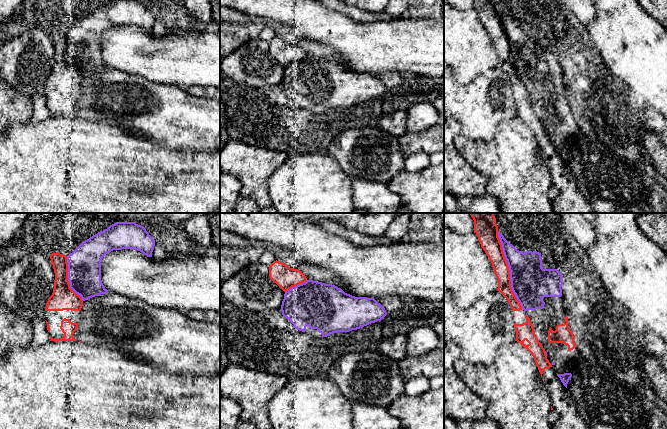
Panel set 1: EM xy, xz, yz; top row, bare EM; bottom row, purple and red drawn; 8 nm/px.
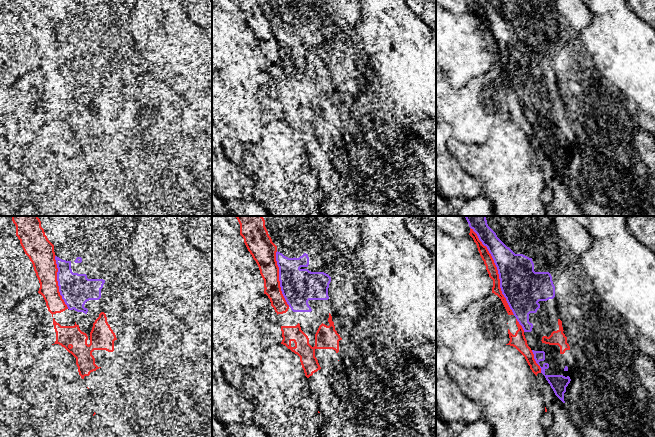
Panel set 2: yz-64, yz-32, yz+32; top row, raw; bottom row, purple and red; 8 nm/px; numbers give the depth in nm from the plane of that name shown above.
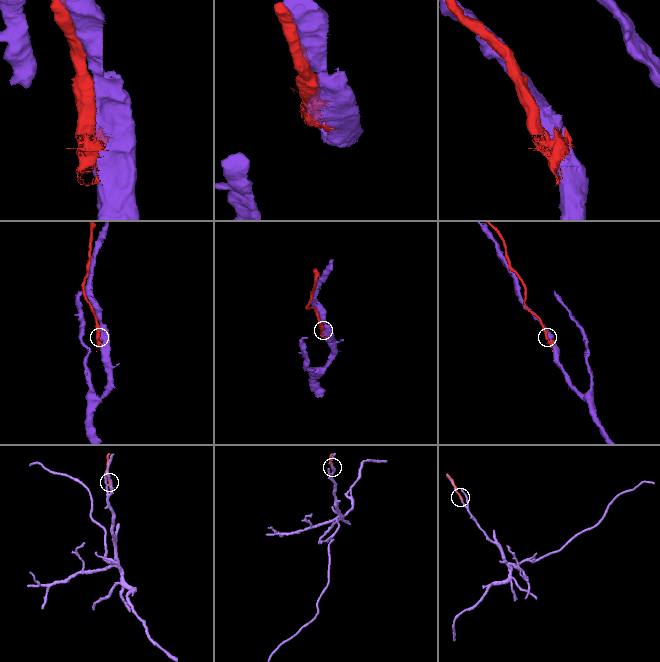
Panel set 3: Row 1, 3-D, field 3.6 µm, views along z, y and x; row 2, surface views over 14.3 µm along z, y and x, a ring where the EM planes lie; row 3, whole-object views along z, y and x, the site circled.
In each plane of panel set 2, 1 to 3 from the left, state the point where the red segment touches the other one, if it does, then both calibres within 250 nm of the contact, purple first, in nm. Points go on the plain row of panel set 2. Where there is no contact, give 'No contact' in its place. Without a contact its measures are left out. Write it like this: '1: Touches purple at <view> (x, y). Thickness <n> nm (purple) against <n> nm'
1: Touches purple at yz-64 (58, 58). Thickness 260 nm (purple) against 200 nm
2: Touches purple at yz-32 (279, 55). Thickness 280 nm (purple) against 190 nm
3: Touches purple at yz+32 (498, 47). Thickness 320 nm (purple) against 90 nm

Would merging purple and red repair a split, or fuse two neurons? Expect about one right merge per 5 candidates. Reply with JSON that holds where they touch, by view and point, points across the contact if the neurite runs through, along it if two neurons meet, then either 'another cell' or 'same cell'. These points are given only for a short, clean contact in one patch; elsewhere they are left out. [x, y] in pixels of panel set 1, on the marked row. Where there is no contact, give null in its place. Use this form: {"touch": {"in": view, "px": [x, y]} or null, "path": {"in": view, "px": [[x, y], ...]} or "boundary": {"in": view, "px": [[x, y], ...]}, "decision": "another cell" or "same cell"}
{"touch": {"in": "yz", "px": [509, 269]}, "decision": "another cell"}

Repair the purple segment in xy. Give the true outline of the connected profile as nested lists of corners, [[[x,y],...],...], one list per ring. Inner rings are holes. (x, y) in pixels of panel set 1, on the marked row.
[[[116,222],[83,241],[67,256],[70,288],[82,300],[109,293],[101,281],[102,258],[113,250],[135,249],[152,257],[155,241],[135,222]]]

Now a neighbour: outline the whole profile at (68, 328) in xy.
[[[52,253],[50,259],[55,280],[53,293],[45,307],[45,321],[50,334],[49,341],[77,341],[73,334],[80,322],[83,300],[70,288],[67,256]]]

